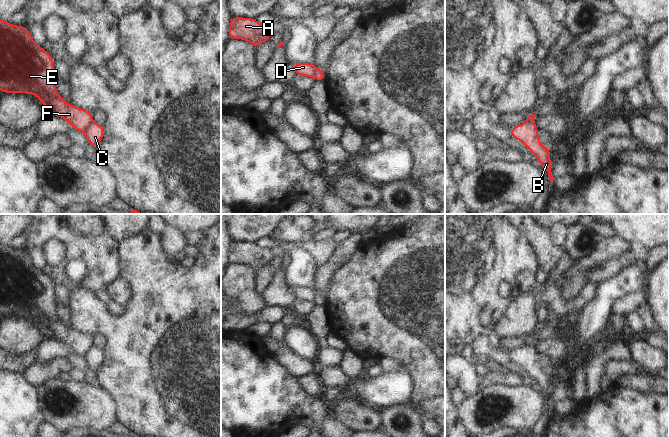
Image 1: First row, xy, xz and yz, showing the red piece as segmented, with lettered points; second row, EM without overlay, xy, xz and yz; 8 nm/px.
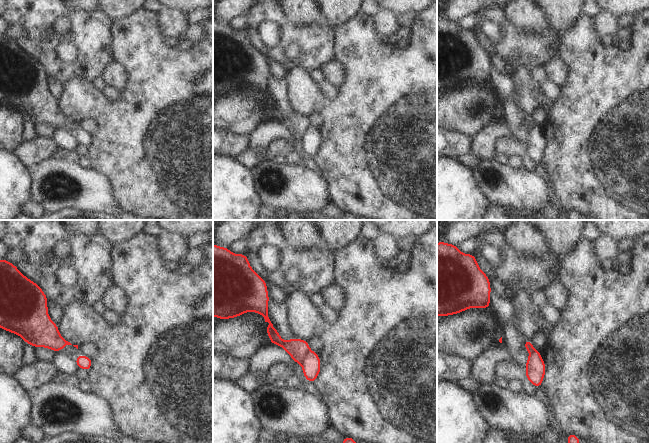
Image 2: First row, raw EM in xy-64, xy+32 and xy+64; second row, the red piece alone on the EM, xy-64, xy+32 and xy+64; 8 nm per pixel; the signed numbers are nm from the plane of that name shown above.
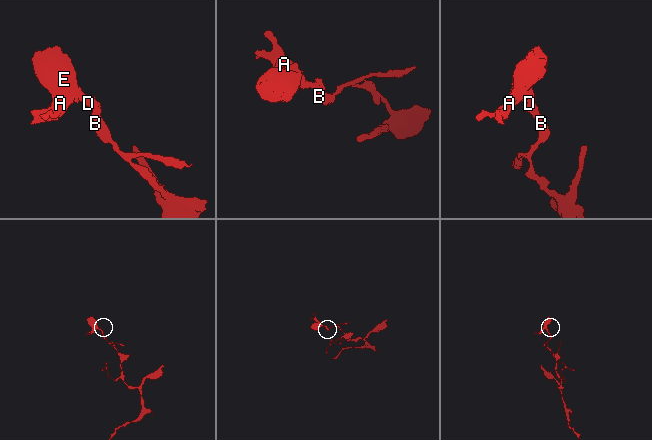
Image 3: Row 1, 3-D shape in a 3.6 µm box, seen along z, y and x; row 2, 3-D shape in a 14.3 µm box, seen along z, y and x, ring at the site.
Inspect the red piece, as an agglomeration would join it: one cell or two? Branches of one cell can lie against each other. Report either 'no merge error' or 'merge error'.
merge error

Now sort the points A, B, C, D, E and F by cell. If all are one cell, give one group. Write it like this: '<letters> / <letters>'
A D E F / B C

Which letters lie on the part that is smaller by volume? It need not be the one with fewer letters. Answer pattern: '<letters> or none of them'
A, D, E, F

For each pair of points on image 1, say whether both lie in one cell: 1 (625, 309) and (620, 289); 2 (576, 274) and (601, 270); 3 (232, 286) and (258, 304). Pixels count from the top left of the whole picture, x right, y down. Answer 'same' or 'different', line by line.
1: different
2: different
3: same

